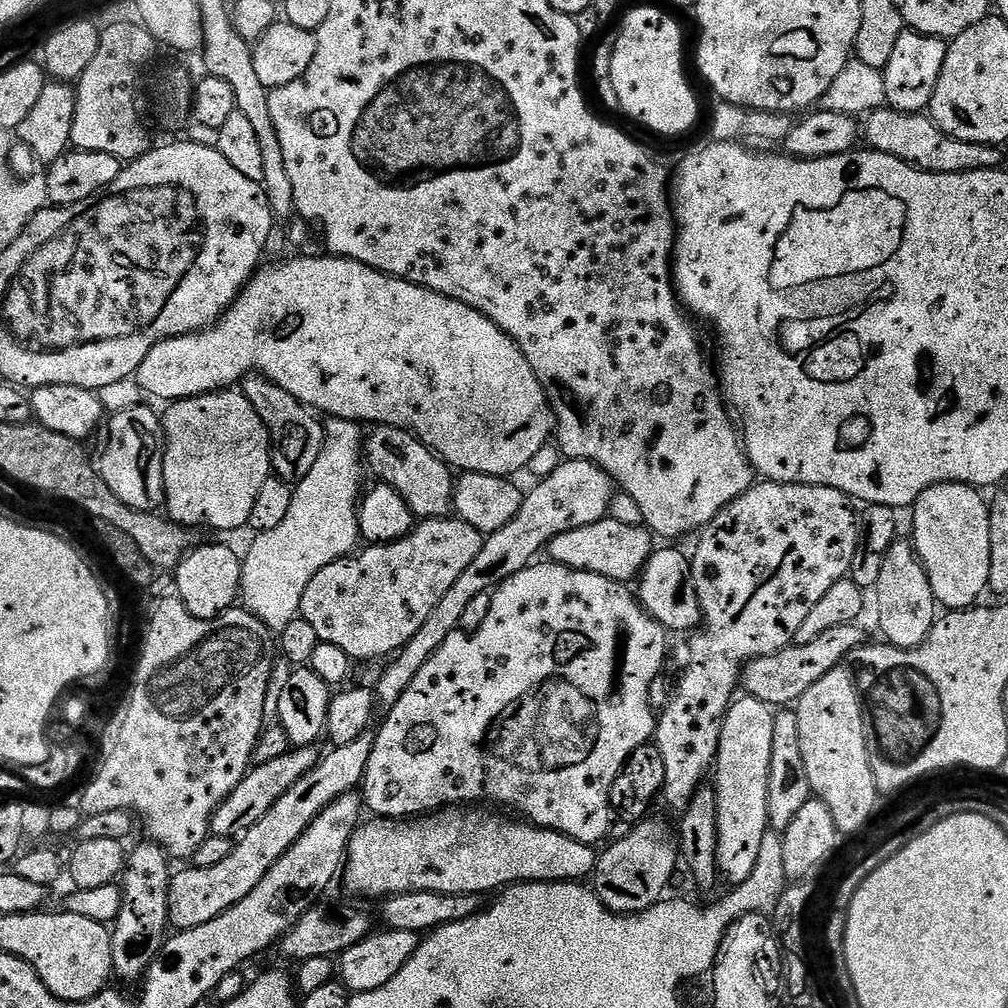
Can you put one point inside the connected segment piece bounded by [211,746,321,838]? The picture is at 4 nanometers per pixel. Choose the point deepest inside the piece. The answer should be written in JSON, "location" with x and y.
{"location":[265,783]}

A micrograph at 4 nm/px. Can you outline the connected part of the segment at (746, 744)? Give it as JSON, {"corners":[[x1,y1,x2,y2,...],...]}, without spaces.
{"corners":[[747,694,733,699,722,722,714,765,714,806,718,810,716,866,721,877,729,880,732,886,746,882,746,878,754,874,762,838,770,831,766,794,770,786,770,749,773,746,773,705]]}

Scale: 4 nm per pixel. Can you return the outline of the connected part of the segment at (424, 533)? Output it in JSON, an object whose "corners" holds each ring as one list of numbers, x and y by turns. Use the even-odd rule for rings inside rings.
{"corners":[[458,518,420,520,400,540,389,544,373,544,365,547,365,552,357,551,330,562,330,566,322,566,322,570,318,570,314,578,310,578,306,594,302,594,300,616,310,622,310,626,314,626,321,644,333,644,338,646,338,650,346,650,346,654,354,662,383,661,399,653,406,642,410,642,410,638,418,634,418,629,424,625,426,618,430,618,434,606,442,602,442,598,450,591,450,586,458,582,459,576,465,572,466,566,470,566,470,562,474,562,483,545,484,535]]}

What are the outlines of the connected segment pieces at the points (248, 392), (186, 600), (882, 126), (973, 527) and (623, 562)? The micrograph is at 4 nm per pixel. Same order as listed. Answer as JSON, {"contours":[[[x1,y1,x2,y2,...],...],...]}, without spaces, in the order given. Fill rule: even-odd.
{"contours":[[[249,374,242,381,244,397,258,410,258,418,267,426,272,439,272,471,281,480,299,482,310,474,314,462,318,462,318,454,322,454,322,446,326,442,326,428,315,420,313,409,307,408,294,394,282,390,274,382,270,382,259,374]],[[222,542,204,543,198,548,193,548,175,568,175,595,179,596,186,610,194,614,194,618,213,620,215,616,221,616,237,603,240,596,241,563,241,553,227,548]],[[887,106,867,113,862,124,862,136,868,139,869,149,890,154,895,160,903,160,905,165,919,168,924,174,975,174,979,168,999,168,1005,163,1000,153,1003,151,997,145,956,140,952,136,945,136,931,115,896,112]],[[945,482,935,484,917,498,911,505,912,536,911,543,916,549,916,557,930,578,930,590,934,594,937,605,944,610,963,610,973,607,983,592,989,591,990,578,990,507,989,501,984,500,985,493,973,488,967,482]],[[605,518,590,522,590,526,578,526,578,530,566,530,548,543,546,556,551,563,561,564,590,574,602,574,611,580,632,582,639,577,654,551,653,533,639,523,627,524,624,520]]]}

